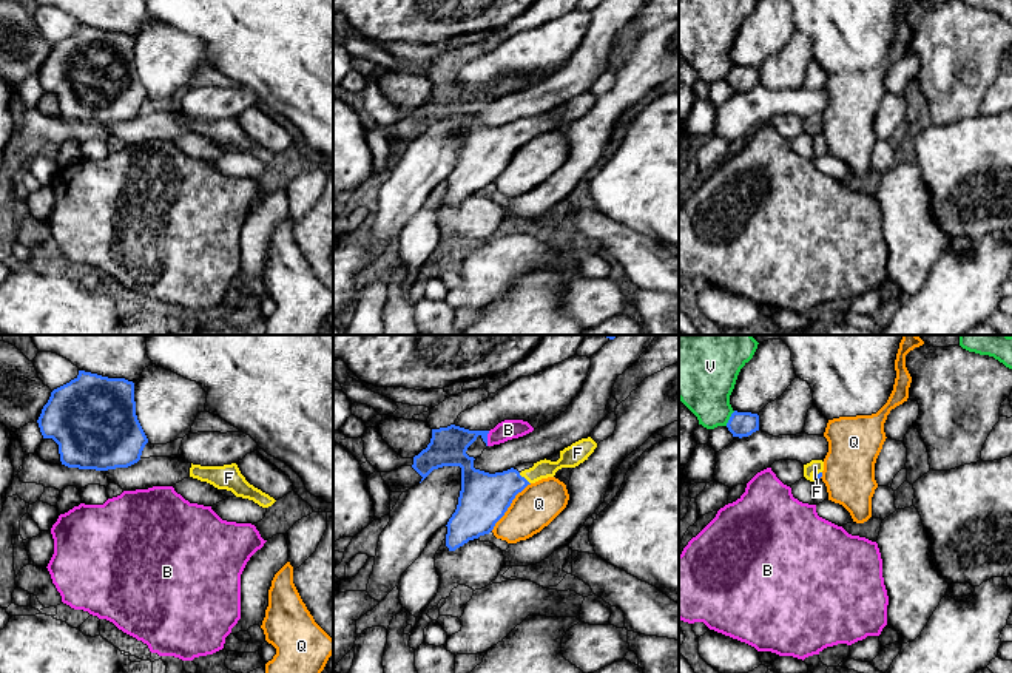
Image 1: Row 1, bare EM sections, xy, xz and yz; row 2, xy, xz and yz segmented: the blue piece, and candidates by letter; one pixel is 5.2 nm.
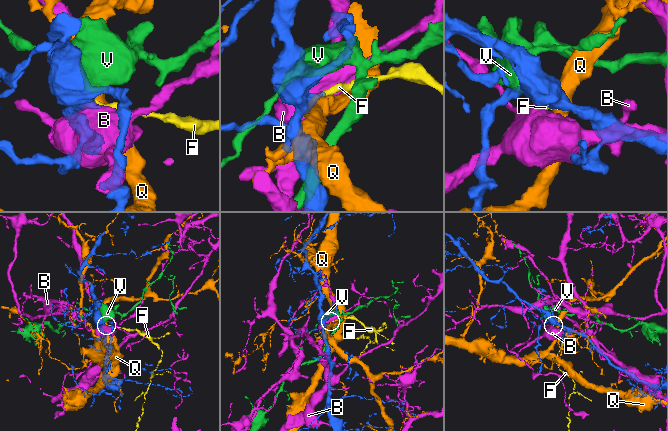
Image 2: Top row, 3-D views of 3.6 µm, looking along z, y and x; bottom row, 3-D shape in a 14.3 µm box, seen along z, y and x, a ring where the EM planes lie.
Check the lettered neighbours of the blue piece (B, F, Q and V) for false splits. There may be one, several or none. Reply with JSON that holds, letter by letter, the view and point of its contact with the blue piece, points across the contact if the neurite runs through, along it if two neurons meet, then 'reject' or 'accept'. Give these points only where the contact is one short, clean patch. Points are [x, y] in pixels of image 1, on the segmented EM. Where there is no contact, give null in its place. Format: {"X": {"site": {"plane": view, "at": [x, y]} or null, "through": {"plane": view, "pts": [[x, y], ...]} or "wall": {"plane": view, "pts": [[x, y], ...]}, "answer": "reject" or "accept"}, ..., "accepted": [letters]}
{"B": {"site": {"plane": "xz", "at": [486, 439]}, "answer": "reject"}, "F": {"site": {"plane": "xz", "at": [525, 479]}, "through": {"plane": "xz", "pts": [[485, 497], [511, 482], [525, 479], [545, 468]]}, "answer": "accept"}, "Q": {"site": {"plane": "xz", "at": [509, 505]}, "answer": "reject"}, "V": {"site": {"plane": "yz", "at": [730, 419]}, "answer": "reject"}, "accepted": ["F"]}

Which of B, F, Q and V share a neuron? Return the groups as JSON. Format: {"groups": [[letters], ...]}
{"groups": [["B"], ["F"], ["Q"], ["V"]]}

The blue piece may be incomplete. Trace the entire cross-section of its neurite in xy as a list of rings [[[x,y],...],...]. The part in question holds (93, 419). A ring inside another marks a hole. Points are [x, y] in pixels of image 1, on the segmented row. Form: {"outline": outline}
{"outline": [[[85,370],[51,392],[37,423],[43,438],[52,438],[59,445],[60,462],[68,468],[128,468],[140,460],[148,443],[136,415],[134,383]]]}

